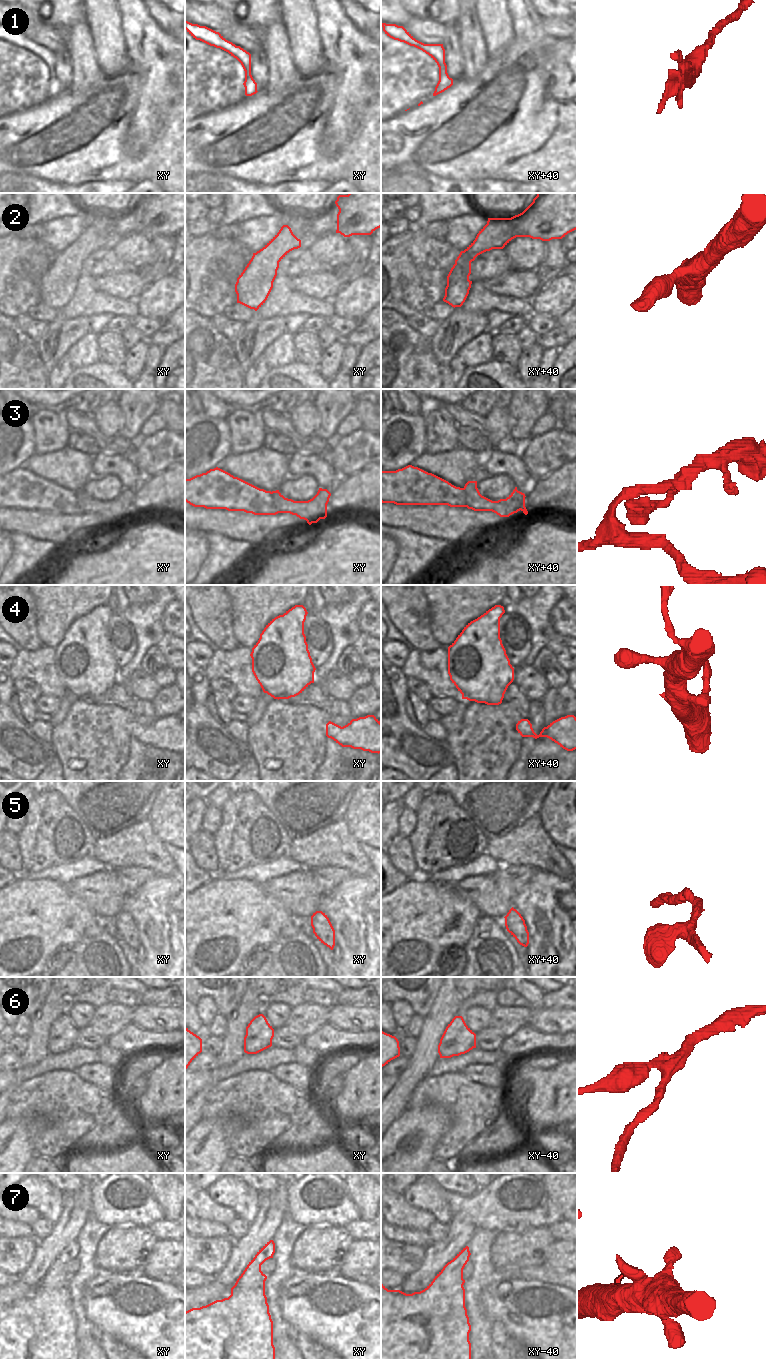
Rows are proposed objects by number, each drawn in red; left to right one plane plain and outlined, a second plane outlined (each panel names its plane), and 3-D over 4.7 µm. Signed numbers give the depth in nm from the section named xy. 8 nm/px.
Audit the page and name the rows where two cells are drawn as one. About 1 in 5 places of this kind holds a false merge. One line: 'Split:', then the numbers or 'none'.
Split: 3

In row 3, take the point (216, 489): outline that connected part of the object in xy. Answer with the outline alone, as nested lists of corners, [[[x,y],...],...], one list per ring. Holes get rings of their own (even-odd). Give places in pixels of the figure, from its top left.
[[[218,467],[190,479],[185,479],[185,501],[194,507],[244,511],[254,515],[290,513],[306,520],[309,525],[327,517],[327,504],[330,496],[331,493],[327,489],[319,488],[317,494],[308,501],[294,501],[284,498],[276,505],[271,491],[260,489]]]

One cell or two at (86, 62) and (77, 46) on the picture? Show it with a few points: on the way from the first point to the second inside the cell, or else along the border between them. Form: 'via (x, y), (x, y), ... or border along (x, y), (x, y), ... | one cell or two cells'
via (83, 58), (80, 50) | one cell

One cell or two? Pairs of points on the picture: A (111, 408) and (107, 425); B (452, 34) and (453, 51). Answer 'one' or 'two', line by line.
A: one
B: one

